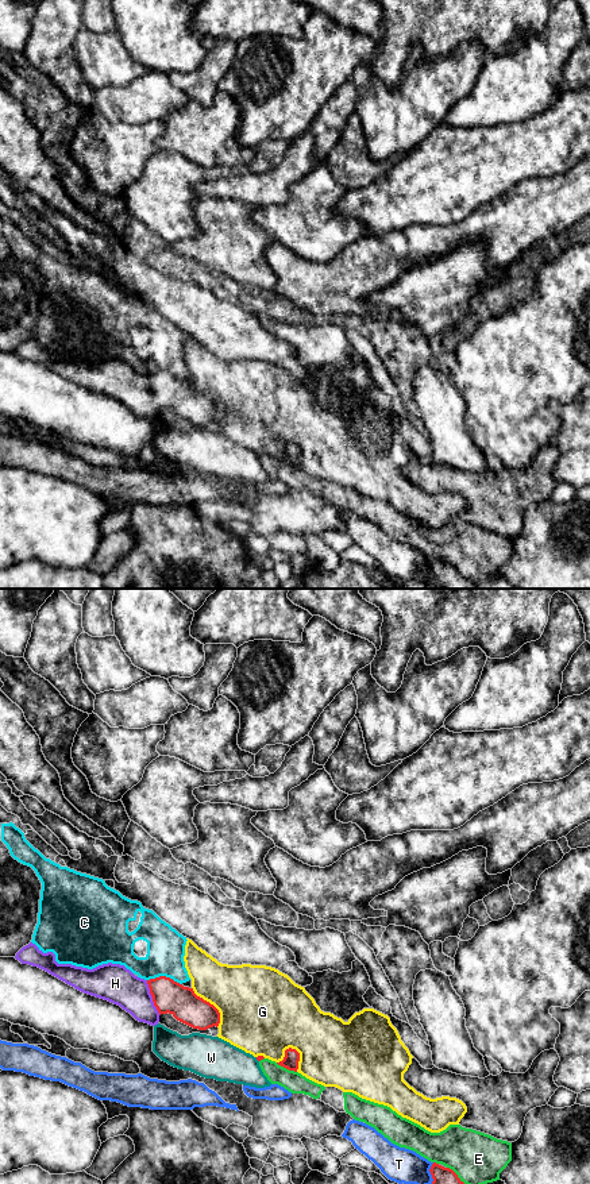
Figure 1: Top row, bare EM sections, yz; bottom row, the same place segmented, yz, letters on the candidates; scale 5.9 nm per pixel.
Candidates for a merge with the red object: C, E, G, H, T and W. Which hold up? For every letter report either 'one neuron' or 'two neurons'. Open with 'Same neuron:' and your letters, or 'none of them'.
Same neuron: H
C: two neurons
E: two neurons
G: two neurons
H: one neuron
T: two neurons
W: two neurons

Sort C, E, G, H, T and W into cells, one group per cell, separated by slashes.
C / E / G / H / T / W

